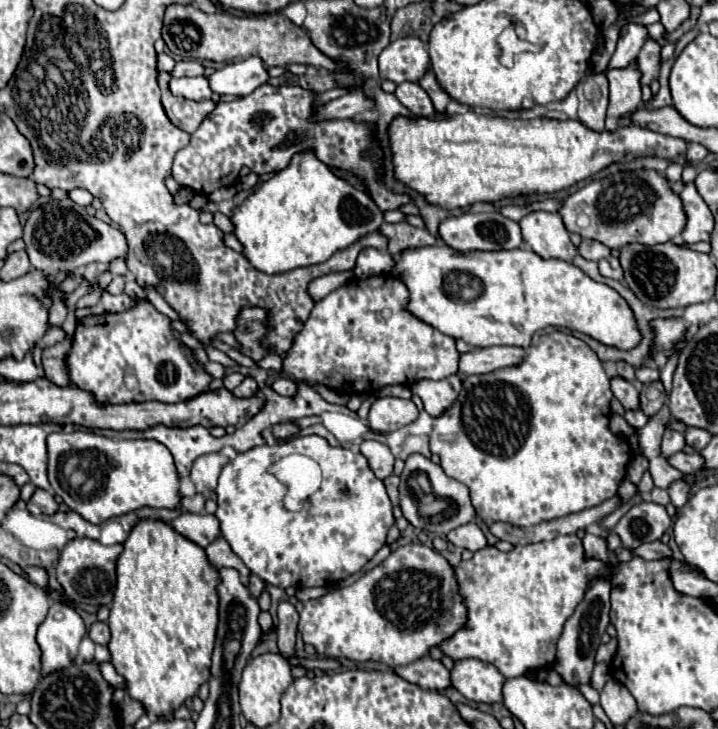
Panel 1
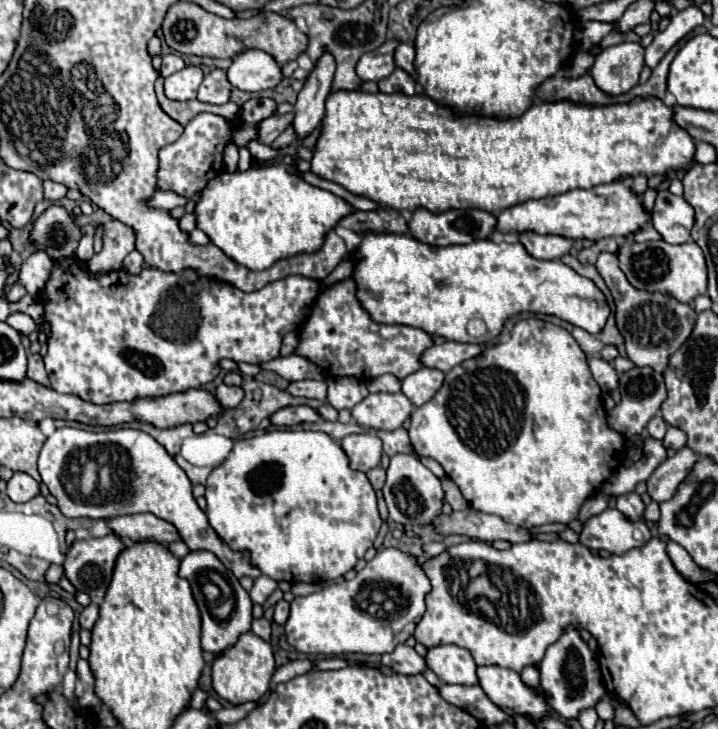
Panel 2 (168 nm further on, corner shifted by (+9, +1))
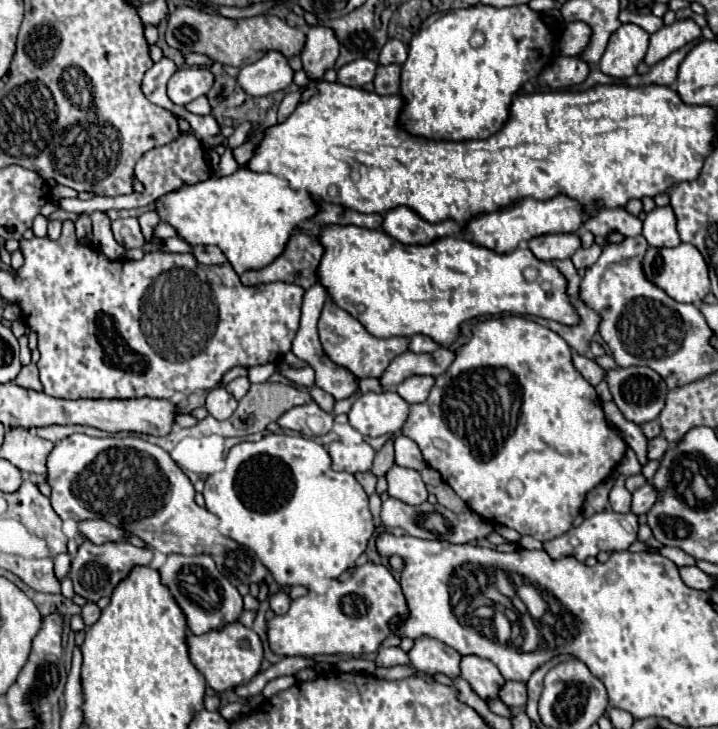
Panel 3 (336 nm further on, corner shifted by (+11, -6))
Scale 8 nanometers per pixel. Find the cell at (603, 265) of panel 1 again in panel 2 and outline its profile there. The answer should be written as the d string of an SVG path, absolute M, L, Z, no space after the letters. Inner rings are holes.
M600 252L596 260L596 270L604 278L608 290L612 292L616 304L616 312L614 312L616 326L624 338L626 356L636 366L650 366L656 372L664 372L668 368L668 358L688 340L690 332L694 330L694 322L698 318L694 306L686 302L678 302L670 294L646 292L634 288L618 266L618 254Z

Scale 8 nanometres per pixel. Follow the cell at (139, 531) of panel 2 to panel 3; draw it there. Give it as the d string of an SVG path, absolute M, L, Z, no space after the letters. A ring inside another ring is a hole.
M88 519L80 523L80 531L96 545L102 543L116 543L116 541L126 541L126 531L122 527L112 527L112 523L102 521L102 519Z

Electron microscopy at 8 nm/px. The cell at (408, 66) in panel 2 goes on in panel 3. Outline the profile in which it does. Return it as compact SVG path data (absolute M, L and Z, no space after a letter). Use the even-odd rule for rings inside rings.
M390 39L390 41L384 45L378 63L382 63L382 65L388 65L388 63L400 63L400 65L404 65L404 59L406 59L406 57L408 57L406 45L404 45L402 41L398 41L398 39Z

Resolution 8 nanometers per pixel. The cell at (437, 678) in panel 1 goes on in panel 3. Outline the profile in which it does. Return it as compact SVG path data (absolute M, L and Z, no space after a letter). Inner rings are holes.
M384 647L378 651L376 657L378 667L396 667L396 665L410 665L408 653L404 653L400 647Z

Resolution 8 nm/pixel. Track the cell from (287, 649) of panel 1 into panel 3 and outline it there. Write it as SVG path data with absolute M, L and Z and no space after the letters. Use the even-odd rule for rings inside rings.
M278 591L276 595L270 597L270 607L272 607L272 611L274 611L276 615L284 615L284 613L288 611L288 607L290 607L290 597L288 597L286 593Z

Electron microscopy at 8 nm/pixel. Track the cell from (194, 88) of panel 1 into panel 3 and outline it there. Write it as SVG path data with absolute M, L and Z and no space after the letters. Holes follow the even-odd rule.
M204 67L178 69L168 81L168 97L176 105L186 105L200 95L206 95L212 87L212 71Z

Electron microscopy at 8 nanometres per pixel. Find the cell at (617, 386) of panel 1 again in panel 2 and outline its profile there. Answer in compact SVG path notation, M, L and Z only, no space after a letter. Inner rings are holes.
M588 356L588 366L592 370L592 376L594 380L598 382L598 386L604 390L604 392L610 392L618 386L618 374L614 370L614 366L602 358L592 358Z

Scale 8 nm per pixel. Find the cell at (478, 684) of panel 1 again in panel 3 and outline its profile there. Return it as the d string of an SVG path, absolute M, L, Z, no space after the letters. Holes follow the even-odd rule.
M420 637L416 639L412 651L408 653L412 667L416 667L422 673L428 675L436 675L436 673L444 673L450 679L460 677L460 655L450 649L448 645L430 639L430 637Z

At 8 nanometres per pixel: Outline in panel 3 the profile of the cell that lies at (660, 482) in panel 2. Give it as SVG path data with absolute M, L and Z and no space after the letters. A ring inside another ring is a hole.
M646 481L646 485L642 485L640 489L636 489L632 493L632 513L636 513L636 515L648 513L650 507L656 503L656 499L658 499L656 487L652 487L652 483Z

